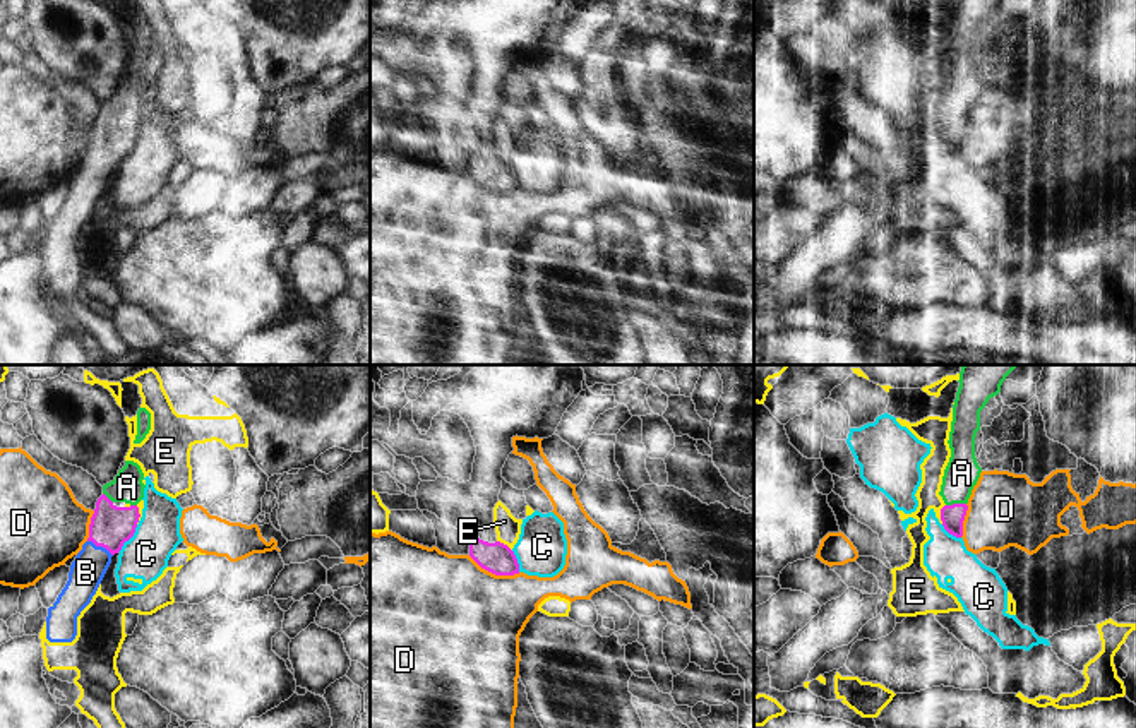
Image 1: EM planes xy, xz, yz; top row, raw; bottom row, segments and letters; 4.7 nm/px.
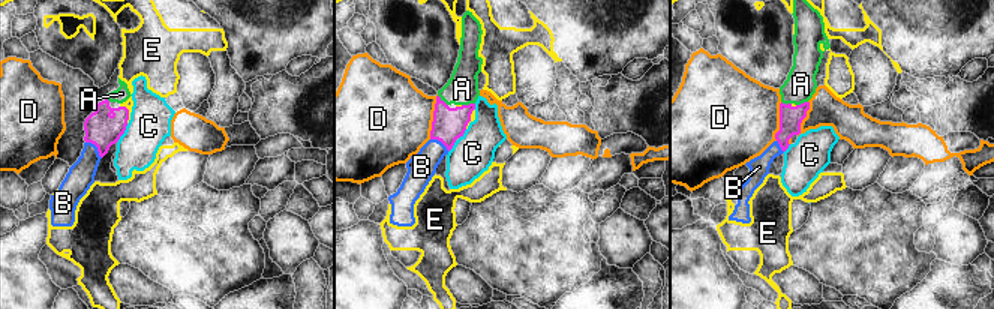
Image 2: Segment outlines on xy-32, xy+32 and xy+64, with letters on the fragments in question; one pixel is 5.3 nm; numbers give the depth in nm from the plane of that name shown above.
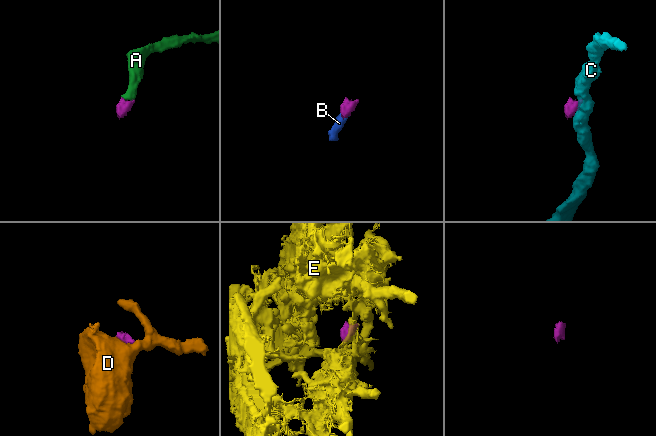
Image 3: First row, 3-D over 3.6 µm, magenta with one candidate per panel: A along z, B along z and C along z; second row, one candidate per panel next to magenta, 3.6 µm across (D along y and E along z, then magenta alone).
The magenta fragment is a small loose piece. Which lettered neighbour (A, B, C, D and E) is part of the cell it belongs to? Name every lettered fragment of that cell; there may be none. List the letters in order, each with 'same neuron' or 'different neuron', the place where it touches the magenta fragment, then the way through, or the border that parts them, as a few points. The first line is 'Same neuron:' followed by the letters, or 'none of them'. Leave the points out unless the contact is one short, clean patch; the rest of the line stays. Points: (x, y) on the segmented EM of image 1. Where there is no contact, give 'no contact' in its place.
Same neuron: A, B
A: same neuron; contact yz (955, 504); way yz (951, 516), (955, 504), (955, 490), (962, 473)
B: same neuron; contact xy (100, 545); way xy (110, 526), (107, 538), (100, 545), (86, 572)
C: different neuron; contact xy (129, 538); border xy (137, 525), (136, 531), (119, 550)
D: different neuron; contact xz (494, 572); border xz (468, 555), (496, 574), (520, 572)
E: different neuron; contact yz (941, 514); border yz (944, 504), (941, 523)

